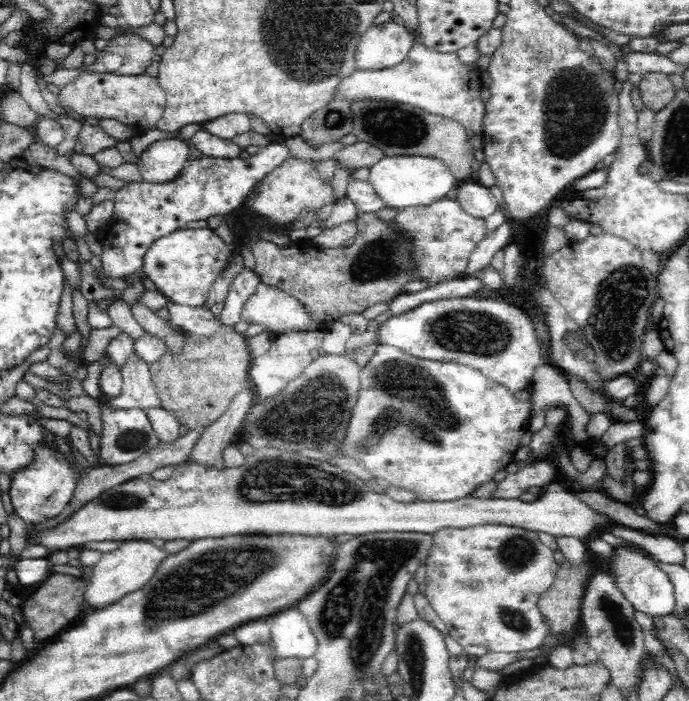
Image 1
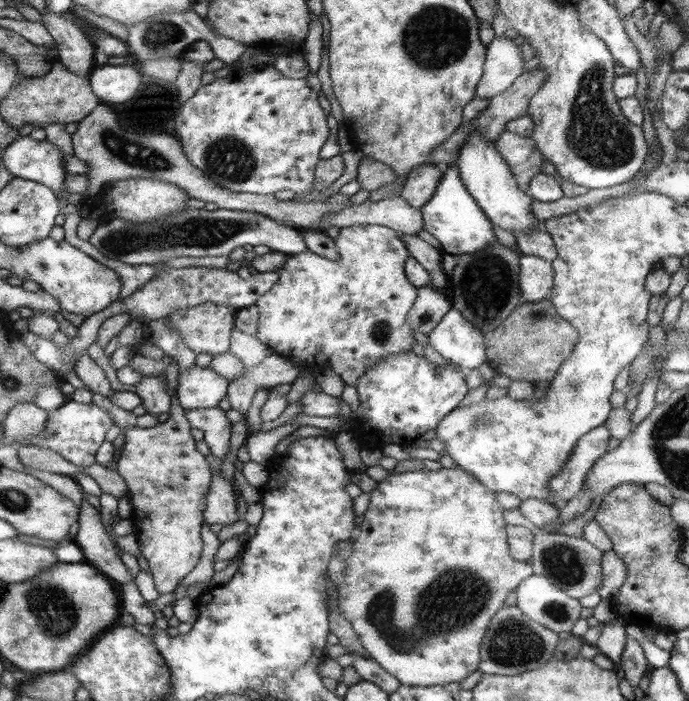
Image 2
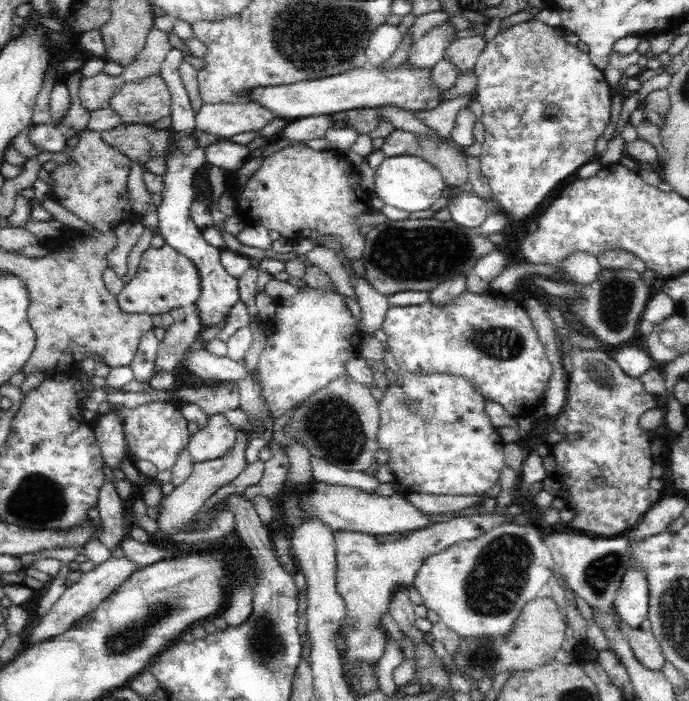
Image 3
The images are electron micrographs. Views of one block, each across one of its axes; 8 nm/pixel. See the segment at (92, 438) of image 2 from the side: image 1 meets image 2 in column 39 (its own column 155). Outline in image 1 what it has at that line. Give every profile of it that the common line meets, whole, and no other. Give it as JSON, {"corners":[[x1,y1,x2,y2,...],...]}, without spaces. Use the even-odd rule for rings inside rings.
{"corners":[[100,400,102,411,103,434,101,438,101,452,98,453,103,465,124,465,139,458,148,450,161,444,158,434,150,424,150,419,144,409,116,410,110,401]]}

